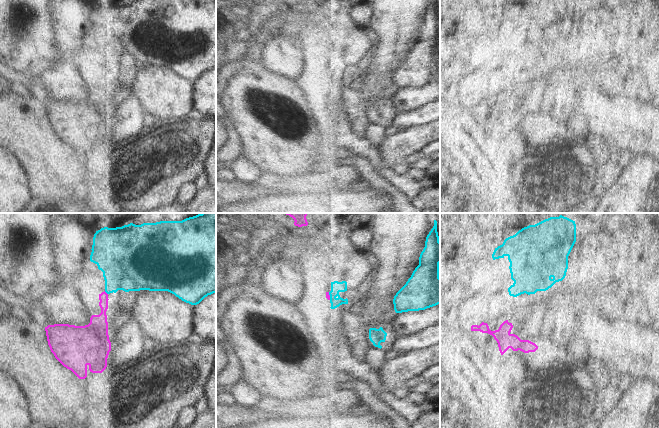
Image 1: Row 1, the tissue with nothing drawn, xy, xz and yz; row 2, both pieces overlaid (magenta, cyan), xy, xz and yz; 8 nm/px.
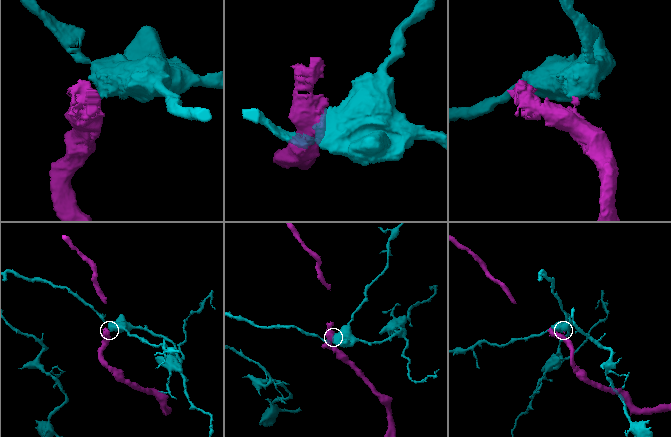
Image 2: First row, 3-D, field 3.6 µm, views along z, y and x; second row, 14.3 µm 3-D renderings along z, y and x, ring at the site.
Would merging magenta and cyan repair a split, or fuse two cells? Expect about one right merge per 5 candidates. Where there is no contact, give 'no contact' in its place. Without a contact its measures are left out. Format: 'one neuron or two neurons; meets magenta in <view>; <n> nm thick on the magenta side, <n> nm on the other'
two neurons; meets magenta in xy; 140 nm thick on the magenta side, 360 nm on the other

